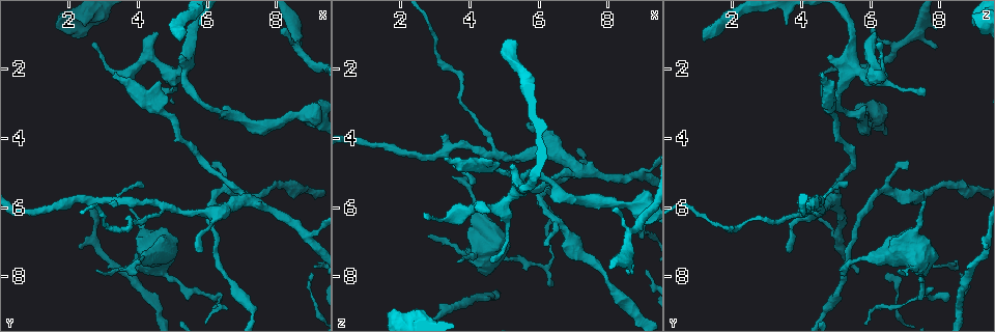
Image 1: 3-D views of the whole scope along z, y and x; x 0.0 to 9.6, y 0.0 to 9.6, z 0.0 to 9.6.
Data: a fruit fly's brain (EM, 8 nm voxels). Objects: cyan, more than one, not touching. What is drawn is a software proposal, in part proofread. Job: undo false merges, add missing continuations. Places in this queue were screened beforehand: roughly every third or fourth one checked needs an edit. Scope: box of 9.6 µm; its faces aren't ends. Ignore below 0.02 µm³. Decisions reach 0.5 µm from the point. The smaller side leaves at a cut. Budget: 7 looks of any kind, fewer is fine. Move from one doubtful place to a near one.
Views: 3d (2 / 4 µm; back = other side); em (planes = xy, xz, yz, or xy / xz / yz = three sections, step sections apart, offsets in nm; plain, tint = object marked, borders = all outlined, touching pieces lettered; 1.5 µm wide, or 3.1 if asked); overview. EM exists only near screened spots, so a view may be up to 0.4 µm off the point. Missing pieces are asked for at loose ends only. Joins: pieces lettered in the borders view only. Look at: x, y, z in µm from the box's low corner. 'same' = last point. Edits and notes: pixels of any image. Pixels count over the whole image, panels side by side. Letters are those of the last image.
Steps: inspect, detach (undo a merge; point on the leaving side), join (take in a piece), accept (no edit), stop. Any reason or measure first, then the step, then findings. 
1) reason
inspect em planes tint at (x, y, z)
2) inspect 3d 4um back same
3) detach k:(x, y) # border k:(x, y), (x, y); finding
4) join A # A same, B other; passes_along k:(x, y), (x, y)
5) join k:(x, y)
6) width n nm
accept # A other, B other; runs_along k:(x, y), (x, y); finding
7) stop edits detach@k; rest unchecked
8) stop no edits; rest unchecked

free end
inspect em xy step 4 borders at (6.25, 4.70, 7.20)

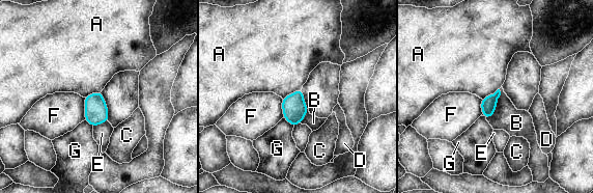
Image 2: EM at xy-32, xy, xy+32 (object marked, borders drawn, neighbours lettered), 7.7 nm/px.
inspect em planes borders same

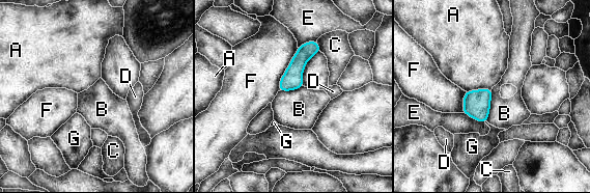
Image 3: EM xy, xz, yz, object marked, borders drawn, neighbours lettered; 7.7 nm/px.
longest_contact F 360 nm
accept # A other, B other, C other, D other, E other, F other, G other; runs_along 3:(316, 48), (281, 88); no lettered piece goes on from it

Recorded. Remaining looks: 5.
free end
inspect em xy step 8 borders at (2.65, 1.30, 6.30)

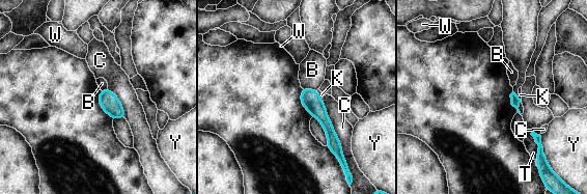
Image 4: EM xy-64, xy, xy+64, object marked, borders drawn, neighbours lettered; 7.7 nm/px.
another direction
inspect em planes borders same

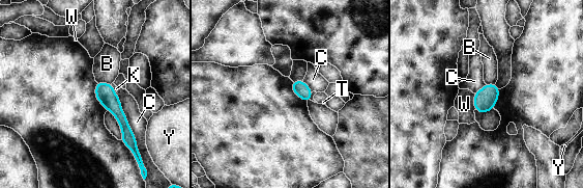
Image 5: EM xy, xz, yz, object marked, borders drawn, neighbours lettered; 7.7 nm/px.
width 110 nm
accept # B other, C other, K other, T other, W other, Y other; runs_along 5:(98, 84), (119, 114), (130, 140); no lettered piece goes on from it

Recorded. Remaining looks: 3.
branch stops here
inspect em xz step 8 tint at (3.65, 5.75, 7.55)

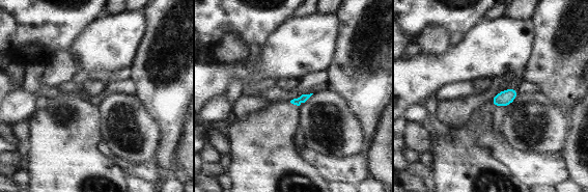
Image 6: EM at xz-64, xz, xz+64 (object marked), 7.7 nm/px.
another direction
inspect em xy step 8 borders same

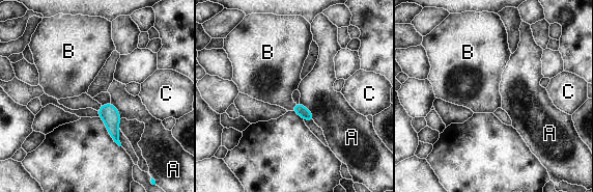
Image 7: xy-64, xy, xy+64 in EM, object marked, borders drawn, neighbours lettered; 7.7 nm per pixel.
join B # A other, B same, C other; passes_along 7:(301, 110), (292, 106), (274, 80); the neuron continues

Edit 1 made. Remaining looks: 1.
stop edits join@7; rest unchecked

